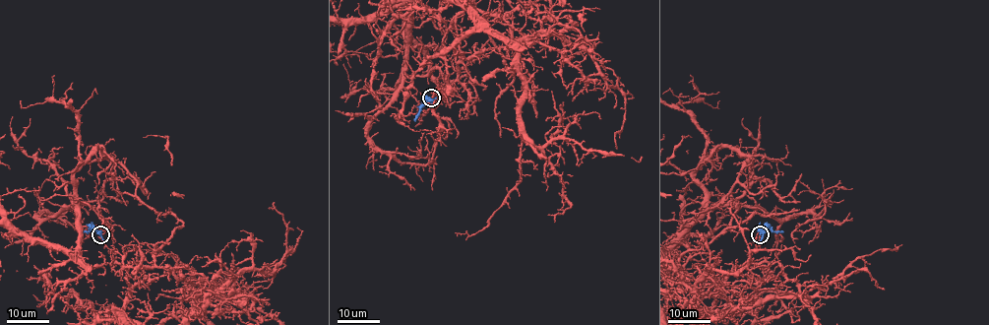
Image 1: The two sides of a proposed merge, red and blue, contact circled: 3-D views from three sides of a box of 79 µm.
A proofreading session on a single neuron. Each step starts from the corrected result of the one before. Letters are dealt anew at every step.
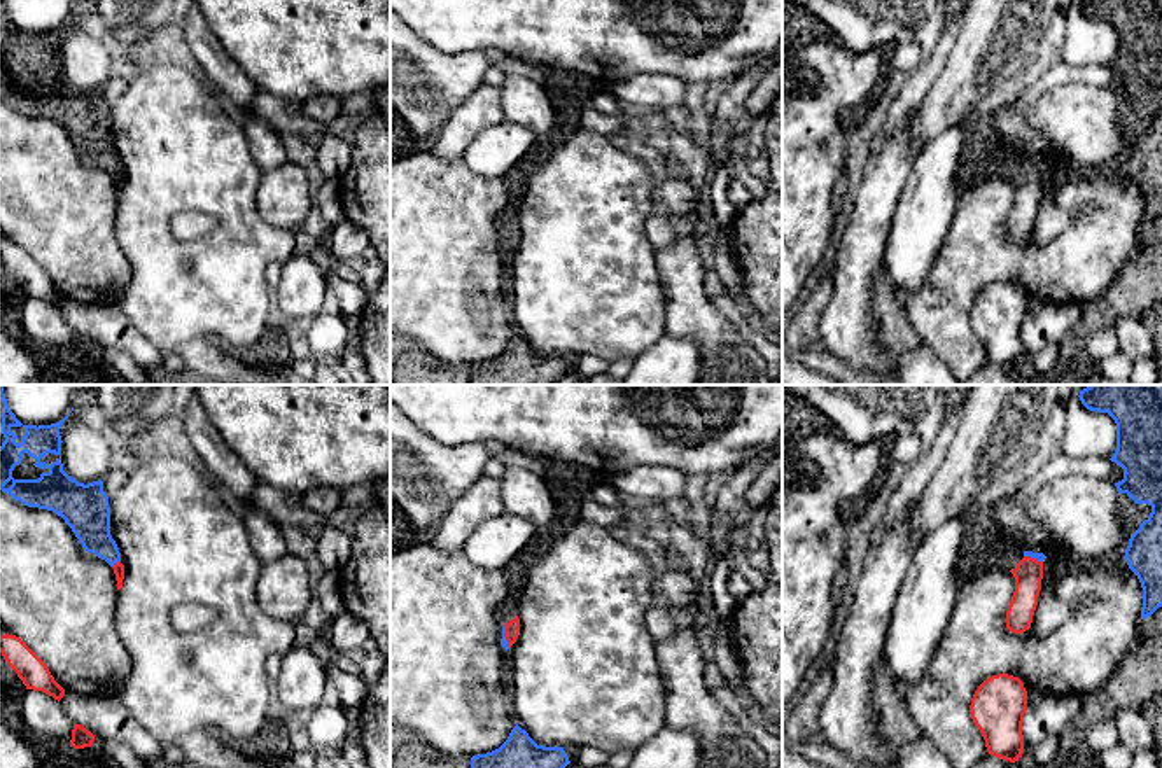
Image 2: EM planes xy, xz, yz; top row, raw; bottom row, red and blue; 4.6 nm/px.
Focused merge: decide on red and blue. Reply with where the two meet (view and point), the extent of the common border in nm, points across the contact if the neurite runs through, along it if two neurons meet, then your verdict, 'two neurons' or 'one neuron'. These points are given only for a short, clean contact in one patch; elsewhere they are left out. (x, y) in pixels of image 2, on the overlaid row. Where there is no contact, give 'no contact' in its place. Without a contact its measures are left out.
contact xy (118, 562); length 50 nm; way xy (118, 569), (118, 562), (95, 537), (88, 516); one neuron

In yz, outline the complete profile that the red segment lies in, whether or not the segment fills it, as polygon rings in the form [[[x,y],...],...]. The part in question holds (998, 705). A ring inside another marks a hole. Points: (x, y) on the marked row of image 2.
[[[998,674],[978,686],[970,712],[990,756],[1010,763],[1022,758],[1026,709],[1027,691],[1018,677]]]

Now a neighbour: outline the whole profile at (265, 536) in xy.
[[[256,502],[238,504],[238,507],[248,532],[248,542],[262,565],[273,563],[289,553],[282,528],[262,507]]]

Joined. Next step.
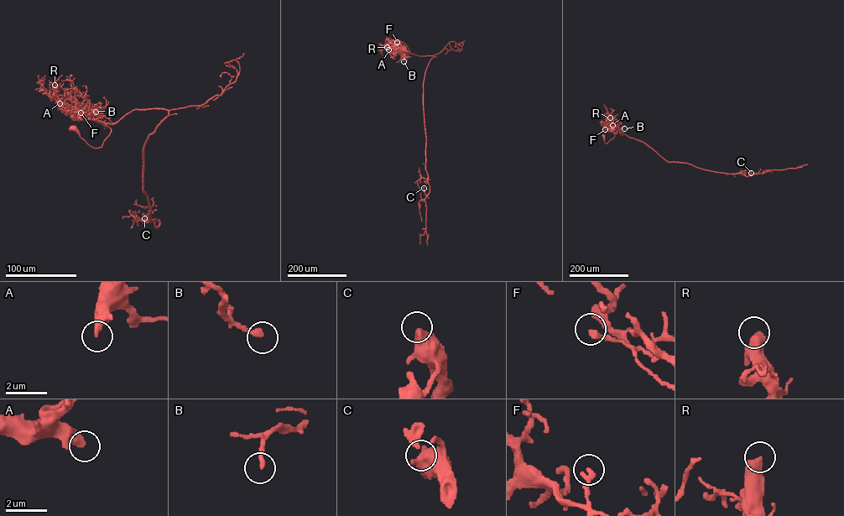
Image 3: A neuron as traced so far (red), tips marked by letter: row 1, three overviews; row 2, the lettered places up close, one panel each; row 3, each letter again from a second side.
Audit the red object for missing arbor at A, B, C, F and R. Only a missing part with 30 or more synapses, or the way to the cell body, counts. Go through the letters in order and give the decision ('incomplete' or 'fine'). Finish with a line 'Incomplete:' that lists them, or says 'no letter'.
A: incomplete
B: fine
C: fine
F: fine
R: incomplete
Incomplete: A, R

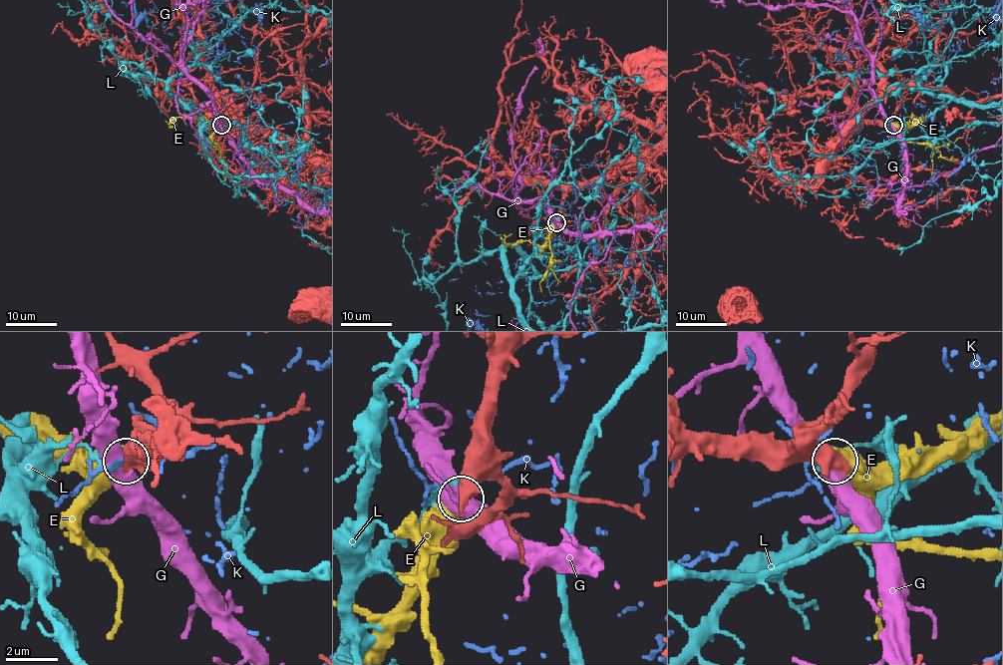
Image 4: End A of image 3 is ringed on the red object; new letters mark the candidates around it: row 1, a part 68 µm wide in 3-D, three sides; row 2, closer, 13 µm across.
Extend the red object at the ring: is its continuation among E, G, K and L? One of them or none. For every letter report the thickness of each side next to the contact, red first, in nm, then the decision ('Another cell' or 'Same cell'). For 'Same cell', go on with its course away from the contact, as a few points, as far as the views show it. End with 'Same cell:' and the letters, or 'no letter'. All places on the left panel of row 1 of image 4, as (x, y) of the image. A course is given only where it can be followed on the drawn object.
E: Thickness 650 nm (red) against 700 nm. Same cell. Its course: (220, 125), (213, 140), (216, 144), (214, 149), (205, 143), (206, 138)
G: Thickness 750 nm (red) against 500 nm. Another cell
K: Thickness 650 nm (red) against 140 nm. Another cell
L: Thickness 600 nm (red) against 140 nm. Another cell
Same cell: E

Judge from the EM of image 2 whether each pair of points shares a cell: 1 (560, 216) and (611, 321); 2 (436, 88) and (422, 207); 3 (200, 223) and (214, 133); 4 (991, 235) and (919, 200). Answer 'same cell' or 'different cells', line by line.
1: same cell
2: different cells
3: different cells
4: different cells

